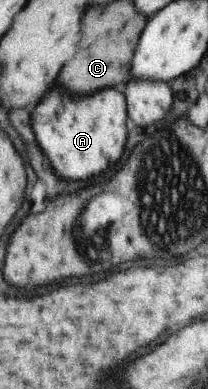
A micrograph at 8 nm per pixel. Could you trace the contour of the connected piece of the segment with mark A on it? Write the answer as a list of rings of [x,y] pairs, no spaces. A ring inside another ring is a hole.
[[[52,88],[52,92],[46,93],[42,102],[35,106],[34,114],[32,114],[36,143],[49,160],[55,175],[62,180],[66,180],[66,182],[80,182],[80,180],[88,180],[88,178],[106,174],[108,170],[112,170],[122,160],[124,146],[126,146],[126,140],[128,140],[128,126],[126,126],[128,122],[126,120],[128,120],[127,96],[116,88],[96,91],[90,96],[76,97],[76,100],[68,98],[68,94],[64,94],[60,88]],[[60,96],[66,98],[66,100],[62,100],[64,110],[60,108],[56,112],[57,107],[61,106]]]

